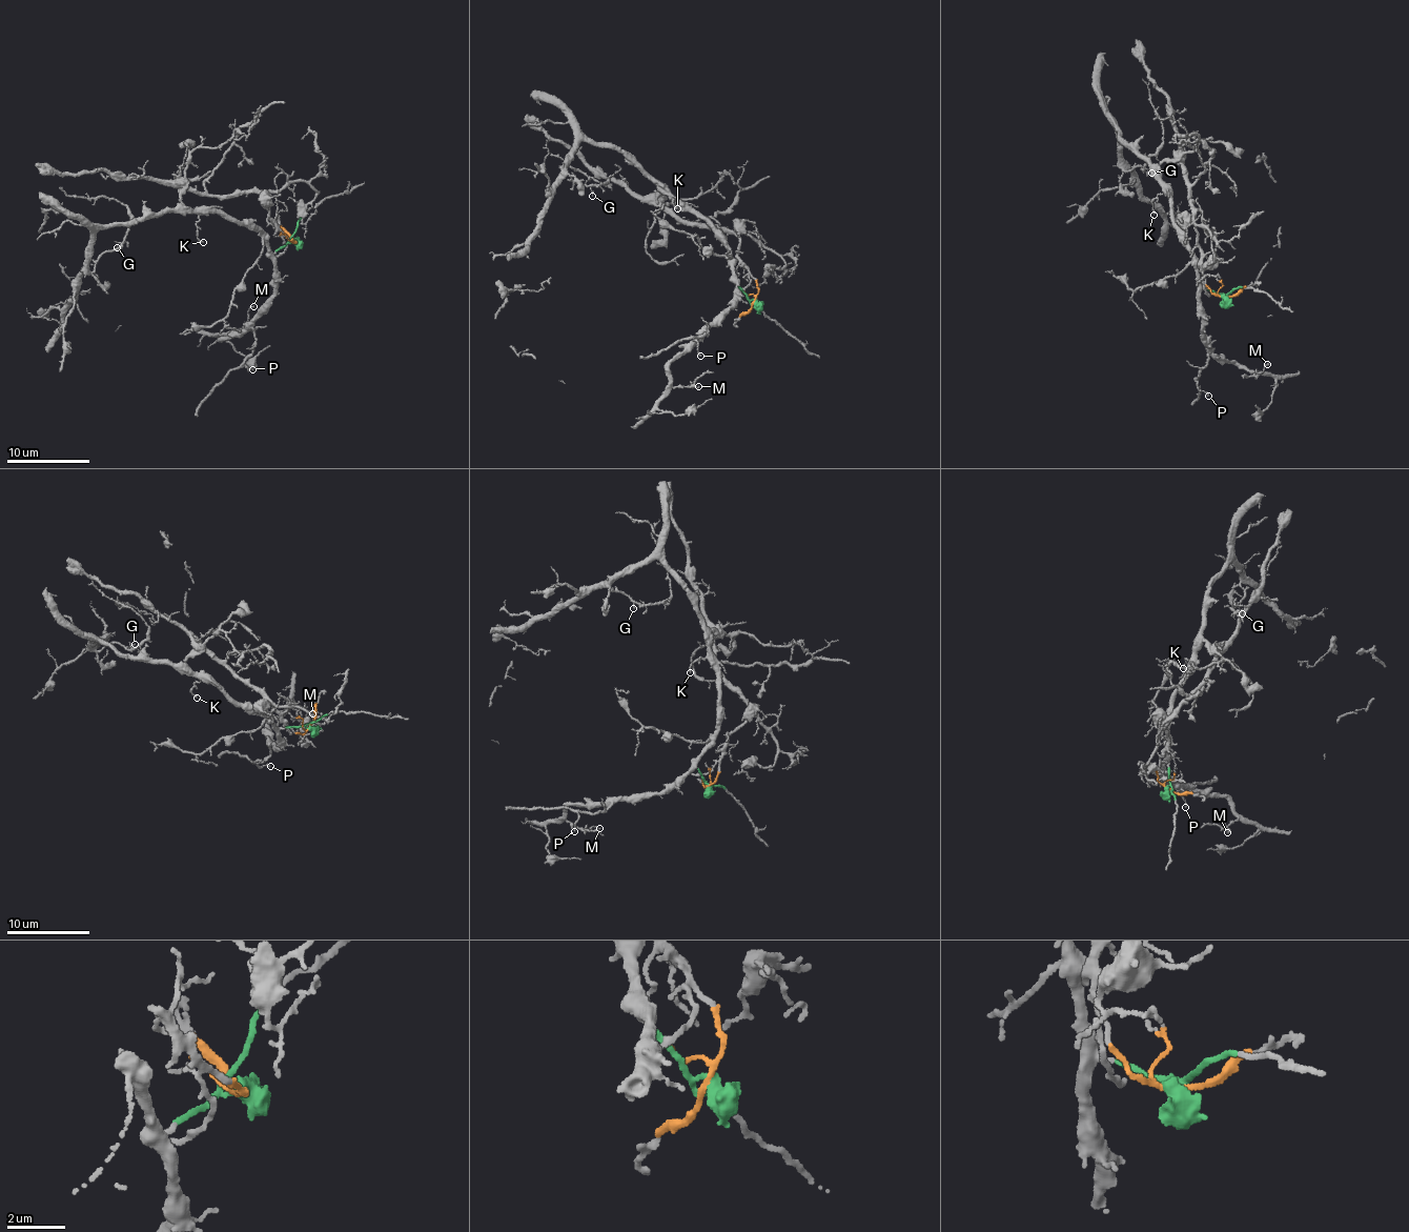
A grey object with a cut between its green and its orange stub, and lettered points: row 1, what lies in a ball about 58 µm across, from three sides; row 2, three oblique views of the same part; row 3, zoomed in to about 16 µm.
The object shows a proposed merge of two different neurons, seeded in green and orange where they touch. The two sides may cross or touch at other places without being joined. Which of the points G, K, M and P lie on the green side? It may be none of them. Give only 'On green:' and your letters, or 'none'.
On green: G, K, M, P

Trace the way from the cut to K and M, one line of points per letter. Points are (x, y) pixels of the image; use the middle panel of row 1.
K: (754, 303), (733, 278), (730, 257), (705, 219), (673, 199), (677, 208)
M: (754, 303), (737, 282), (729, 312), (702, 329), (670, 364), (672, 385), (699, 386)

